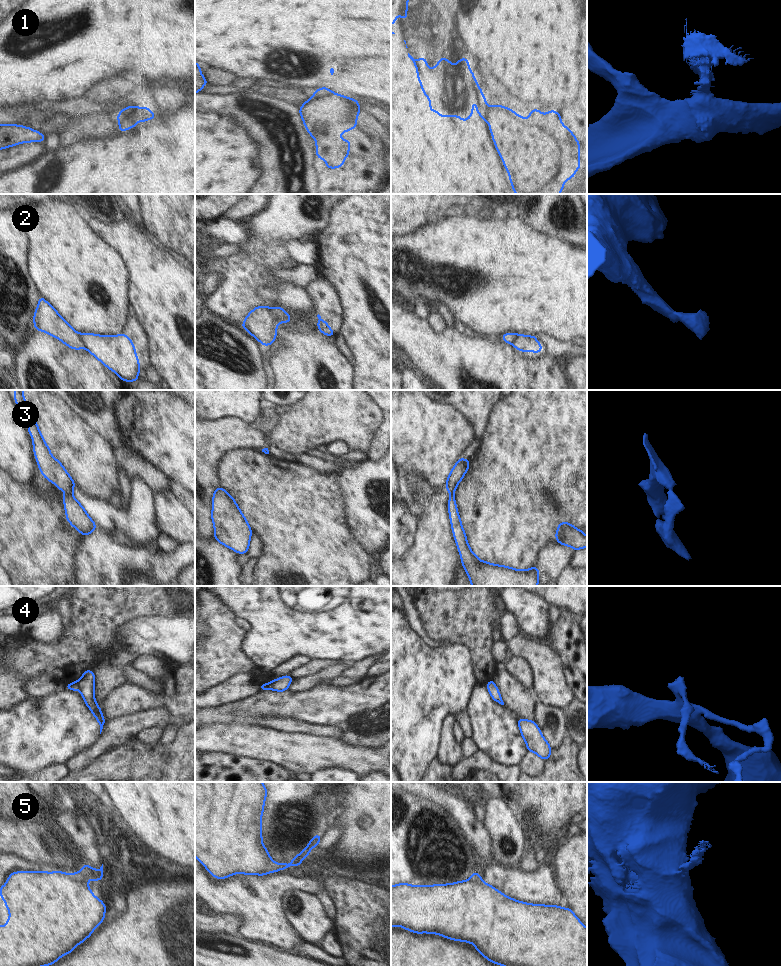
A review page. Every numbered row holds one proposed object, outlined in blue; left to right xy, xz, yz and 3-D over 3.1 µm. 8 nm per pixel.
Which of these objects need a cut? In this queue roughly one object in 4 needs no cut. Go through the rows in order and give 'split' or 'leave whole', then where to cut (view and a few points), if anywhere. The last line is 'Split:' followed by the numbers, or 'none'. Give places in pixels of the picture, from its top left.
1: split; cut in xz along (315, 93), (338, 95)
2: split; cut in xy along (80, 334), (83, 346)
3: leave whole; no cut
4: split; cut in xz along (271, 682), (272, 689)
5: split; cut in xy along (74, 873), (85, 880)
Split: 1, 2, 4, 5

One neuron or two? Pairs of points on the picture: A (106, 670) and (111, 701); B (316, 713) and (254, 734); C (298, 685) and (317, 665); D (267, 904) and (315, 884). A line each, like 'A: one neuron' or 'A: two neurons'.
A: two neurons
B: two neurons
C: two neurons
D: one neuron

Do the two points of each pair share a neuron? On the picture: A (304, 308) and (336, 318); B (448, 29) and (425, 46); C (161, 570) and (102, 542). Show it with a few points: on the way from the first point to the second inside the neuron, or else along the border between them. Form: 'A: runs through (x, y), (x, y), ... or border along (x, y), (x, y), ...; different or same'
A: border along (308, 290), (318, 313); different
B: runs through (442, 35), (431, 46); same
C: runs through (146, 560), (120, 560), (117, 557); same

